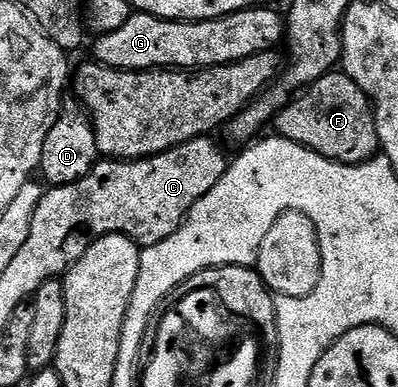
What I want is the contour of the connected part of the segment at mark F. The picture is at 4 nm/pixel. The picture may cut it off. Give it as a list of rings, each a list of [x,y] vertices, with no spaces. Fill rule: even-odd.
[[[343,72],[322,76],[314,85],[297,93],[276,115],[275,126],[279,137],[347,166],[369,162],[381,153],[372,102]]]

